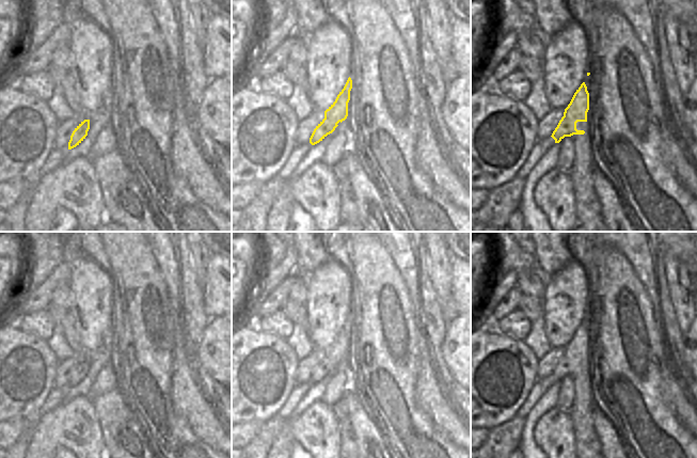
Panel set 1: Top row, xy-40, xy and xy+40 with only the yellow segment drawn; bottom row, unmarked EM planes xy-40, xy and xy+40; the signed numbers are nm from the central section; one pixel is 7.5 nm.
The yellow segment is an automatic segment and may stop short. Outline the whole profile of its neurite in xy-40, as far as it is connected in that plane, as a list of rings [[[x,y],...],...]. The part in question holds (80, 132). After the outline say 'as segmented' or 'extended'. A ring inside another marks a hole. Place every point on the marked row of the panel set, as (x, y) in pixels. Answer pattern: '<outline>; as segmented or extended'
[[[90,120],[81,122],[73,131],[70,140],[68,142],[68,149],[72,149],[79,145],[88,136],[90,129]]]; as segmented

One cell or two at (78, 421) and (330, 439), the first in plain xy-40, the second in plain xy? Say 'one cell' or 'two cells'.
one cell

